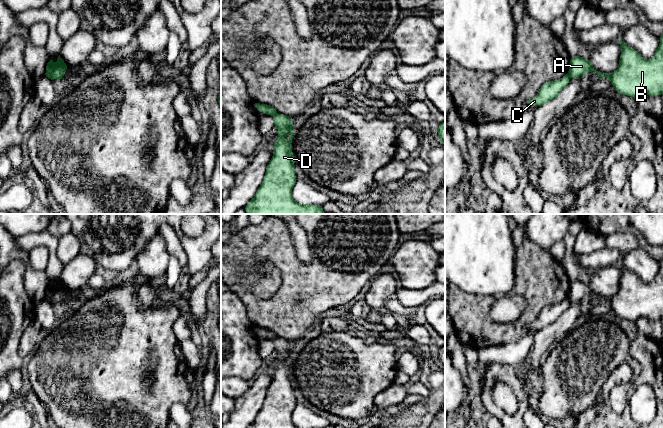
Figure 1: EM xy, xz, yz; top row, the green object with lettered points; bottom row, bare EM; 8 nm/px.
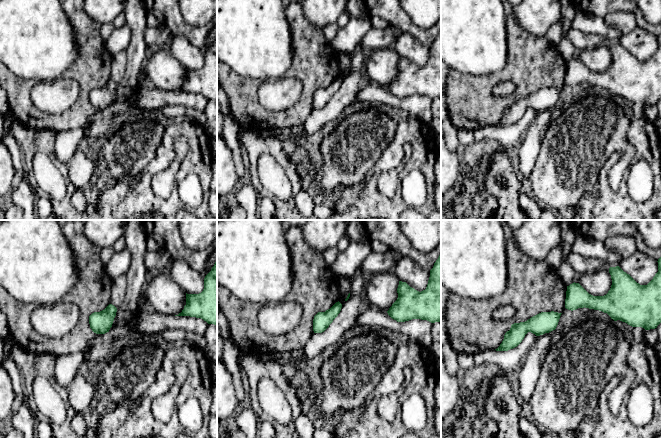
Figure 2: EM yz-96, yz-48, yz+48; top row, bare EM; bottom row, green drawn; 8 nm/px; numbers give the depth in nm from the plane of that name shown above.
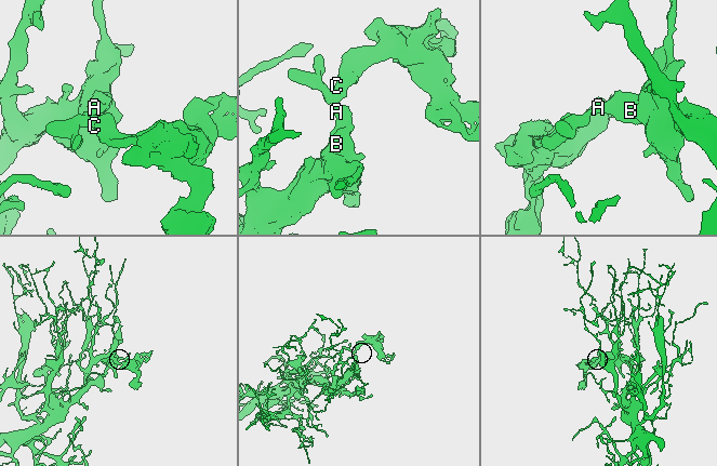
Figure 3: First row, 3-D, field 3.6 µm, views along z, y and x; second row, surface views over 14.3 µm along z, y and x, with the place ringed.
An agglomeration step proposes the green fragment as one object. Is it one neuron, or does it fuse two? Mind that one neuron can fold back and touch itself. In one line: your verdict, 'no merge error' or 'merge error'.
merge error

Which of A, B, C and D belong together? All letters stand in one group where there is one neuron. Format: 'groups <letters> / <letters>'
groups A B D / C

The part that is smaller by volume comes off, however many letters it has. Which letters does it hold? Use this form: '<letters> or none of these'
C

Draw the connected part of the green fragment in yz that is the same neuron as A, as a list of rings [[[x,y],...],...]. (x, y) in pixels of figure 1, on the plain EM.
[[[663,257],[654,280],[643,282],[636,274],[621,263],[621,280],[618,292],[612,297],[597,295],[590,285],[580,280],[572,281],[568,298],[570,302],[595,295],[598,301],[606,301],[619,318],[635,322],[640,318],[649,320],[663,317]]]

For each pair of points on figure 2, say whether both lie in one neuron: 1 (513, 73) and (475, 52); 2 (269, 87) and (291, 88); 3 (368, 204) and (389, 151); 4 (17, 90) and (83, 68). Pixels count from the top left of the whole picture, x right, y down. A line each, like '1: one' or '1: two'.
1: two
2: one
3: one
4: one

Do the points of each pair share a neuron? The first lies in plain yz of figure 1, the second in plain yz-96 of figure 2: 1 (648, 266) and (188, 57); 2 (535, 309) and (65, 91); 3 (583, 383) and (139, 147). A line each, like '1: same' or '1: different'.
1: same
2: different
3: same

